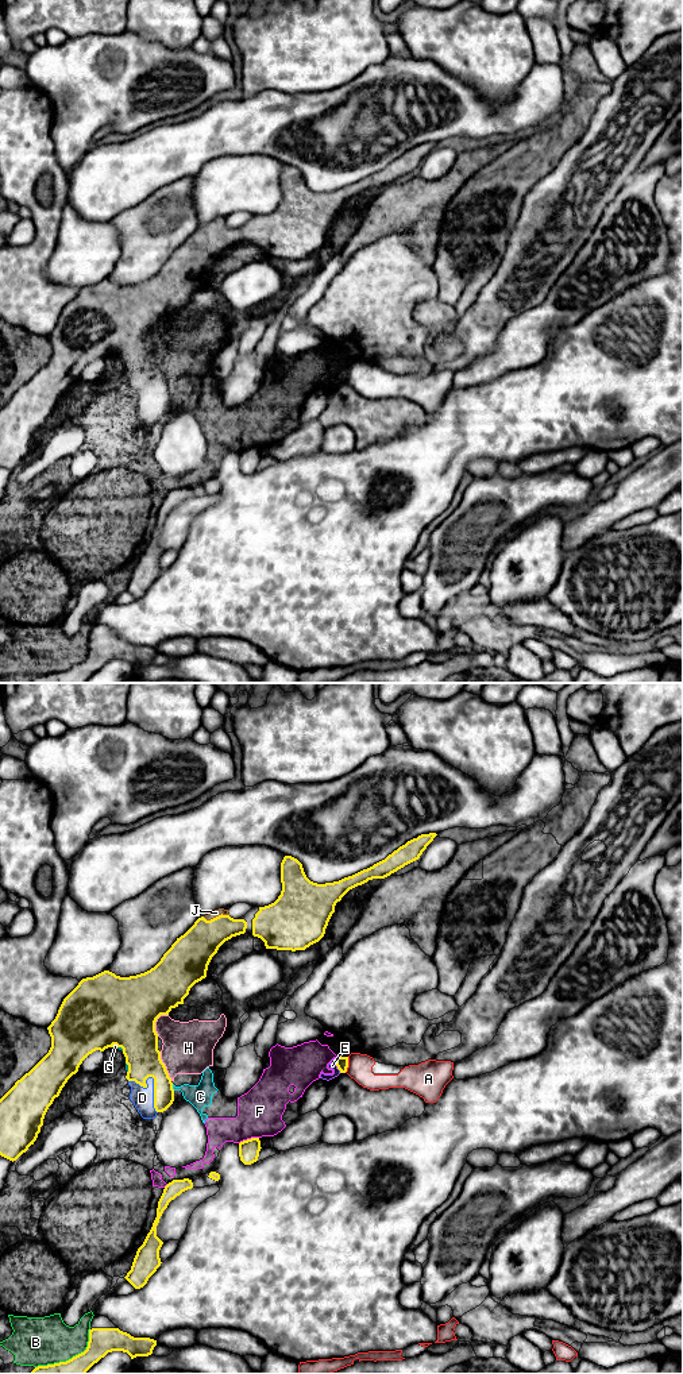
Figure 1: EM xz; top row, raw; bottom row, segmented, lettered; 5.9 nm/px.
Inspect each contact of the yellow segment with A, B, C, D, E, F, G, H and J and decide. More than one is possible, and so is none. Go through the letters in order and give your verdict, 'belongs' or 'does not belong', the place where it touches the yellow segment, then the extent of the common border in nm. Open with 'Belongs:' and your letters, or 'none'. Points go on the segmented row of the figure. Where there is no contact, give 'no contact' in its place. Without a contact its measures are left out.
Belongs: D
A: does not belong | xz (347, 1065) | 100 nm
B: does not belong | xz (72, 1358) | 400 nm
C: does not belong | xz (172, 1087) | 40 nm
D: belongs | xz (154, 1081) | 260 nm
E: does not belong | xz (336, 1065) | 90 nm
F: does not belong | xz (249, 1139) | 130 nm
G: does not belong | xz (118, 1046) | 80 nm
H: does not belong | xz (165, 1066) | 190 nm
J: does not belong | xz (216, 917) | 160 nm

